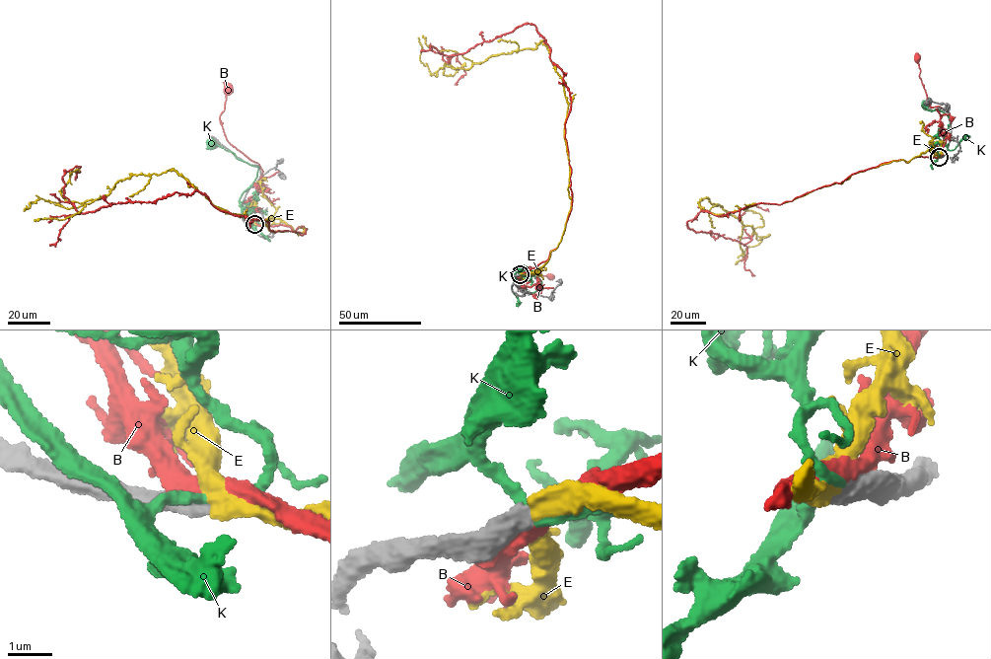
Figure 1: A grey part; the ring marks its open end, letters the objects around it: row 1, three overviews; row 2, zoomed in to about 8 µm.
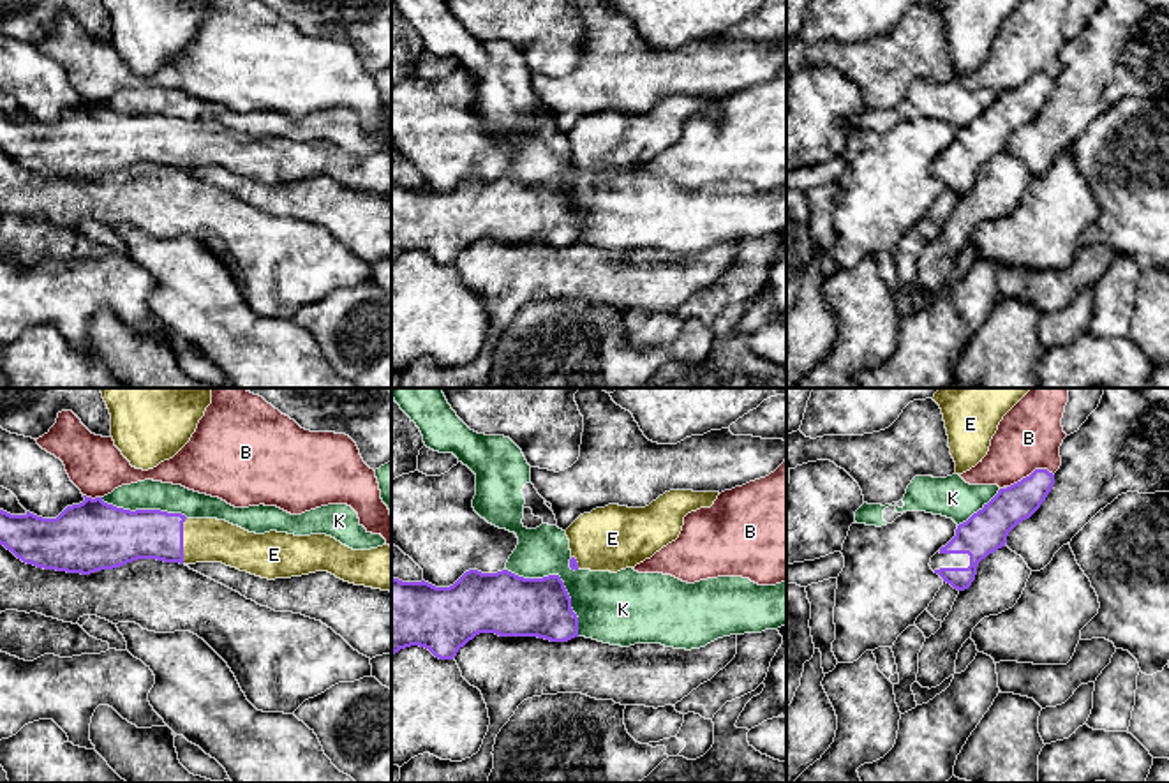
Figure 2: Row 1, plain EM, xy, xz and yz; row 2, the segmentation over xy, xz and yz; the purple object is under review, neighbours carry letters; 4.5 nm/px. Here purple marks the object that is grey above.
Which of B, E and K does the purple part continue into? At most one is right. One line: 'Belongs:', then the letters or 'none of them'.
Belongs: E

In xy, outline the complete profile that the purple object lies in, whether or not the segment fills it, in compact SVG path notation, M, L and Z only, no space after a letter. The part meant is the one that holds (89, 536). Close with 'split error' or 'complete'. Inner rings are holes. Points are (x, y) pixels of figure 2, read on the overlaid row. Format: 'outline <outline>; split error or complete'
outline M86 497L56 518L0 510L0 545L44 570L90 575L138 559L222 563L275 580L328 571L391 593L391 547L353 550L331 536L249 533L217 518L187 518L160 510L123 510Z; split error

